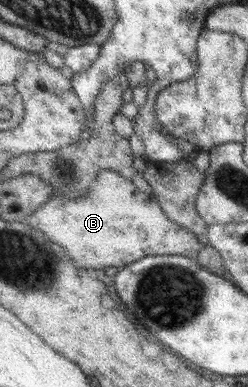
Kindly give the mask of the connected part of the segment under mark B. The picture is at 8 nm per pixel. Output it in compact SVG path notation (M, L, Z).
M101 169L95 176L95 181L89 187L89 191L83 196L77 199L51 196L24 221L29 223L31 228L41 231L45 240L61 246L73 264L77 268L84 269L101 269L106 266L115 266L120 269L126 264L131 264L149 255L179 255L196 258L202 246L192 232L165 217L152 195L140 192L129 180L107 169Z

